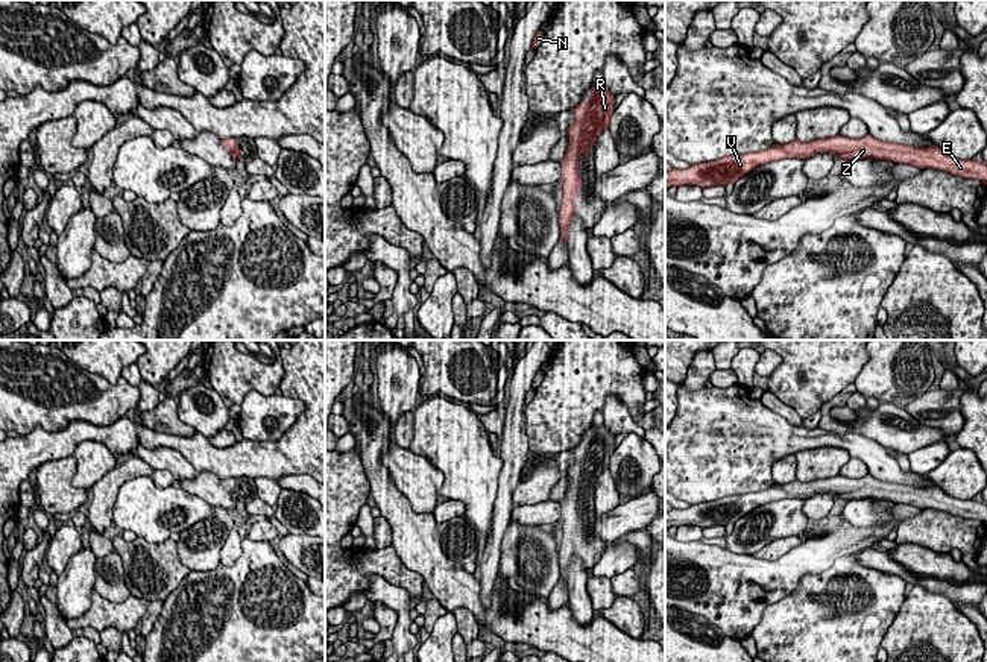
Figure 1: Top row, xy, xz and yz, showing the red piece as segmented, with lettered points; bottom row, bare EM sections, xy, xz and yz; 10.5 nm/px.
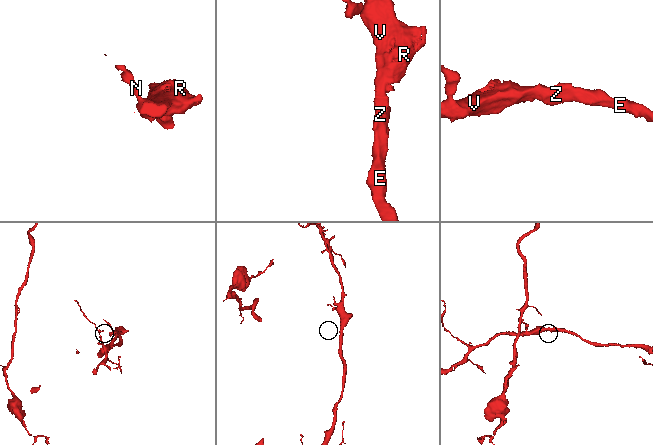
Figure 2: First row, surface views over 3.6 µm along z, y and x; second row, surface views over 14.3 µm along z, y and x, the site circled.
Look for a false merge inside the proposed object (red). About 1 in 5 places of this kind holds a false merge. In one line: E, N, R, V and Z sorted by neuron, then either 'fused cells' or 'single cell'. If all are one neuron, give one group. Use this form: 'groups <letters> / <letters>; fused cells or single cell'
groups E N R V Z; single cell

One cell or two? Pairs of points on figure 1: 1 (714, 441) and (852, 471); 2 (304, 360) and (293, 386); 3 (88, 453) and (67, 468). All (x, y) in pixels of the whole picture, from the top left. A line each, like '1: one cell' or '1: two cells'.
1: two cells
2: one cell
3: two cells

